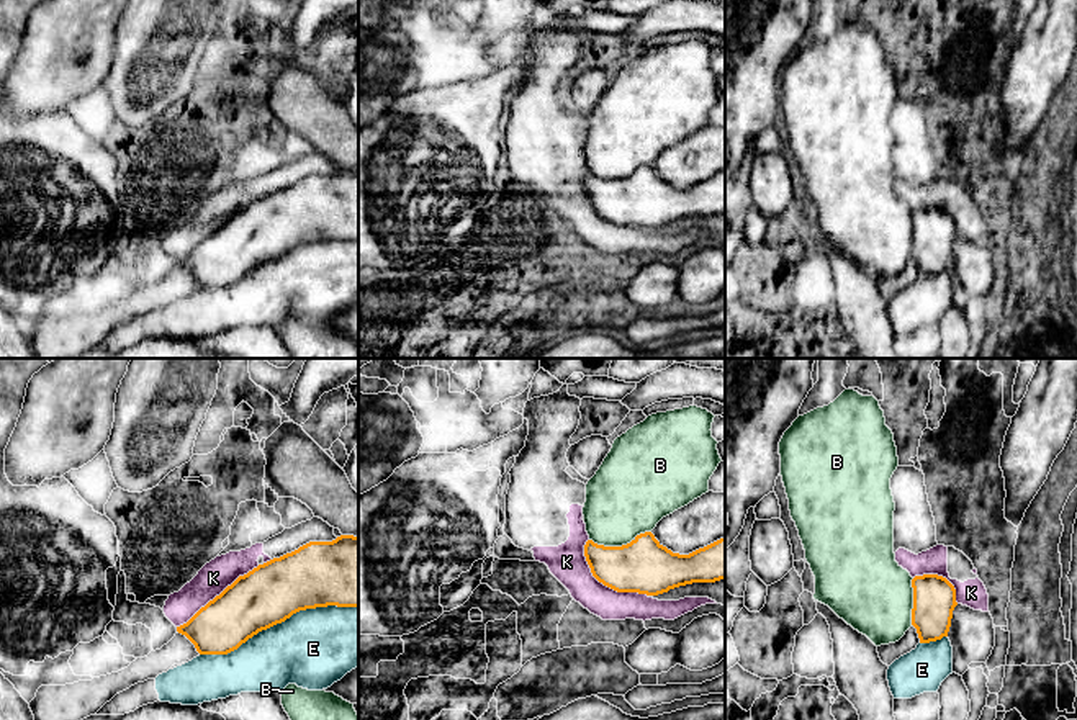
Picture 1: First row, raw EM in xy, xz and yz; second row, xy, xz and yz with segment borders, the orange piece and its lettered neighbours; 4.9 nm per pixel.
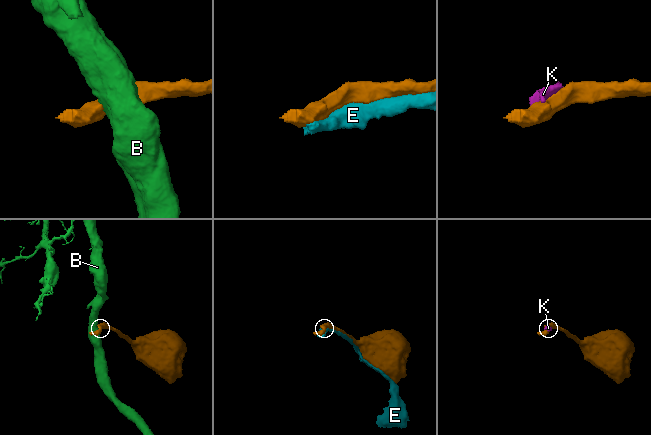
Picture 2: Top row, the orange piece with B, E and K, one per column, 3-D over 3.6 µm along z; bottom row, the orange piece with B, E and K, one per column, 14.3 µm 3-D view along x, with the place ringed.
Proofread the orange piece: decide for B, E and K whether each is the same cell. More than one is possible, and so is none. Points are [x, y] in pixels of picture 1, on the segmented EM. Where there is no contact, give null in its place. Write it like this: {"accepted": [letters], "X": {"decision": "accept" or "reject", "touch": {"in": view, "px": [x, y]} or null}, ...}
{"accepted": [], "B": {"decision": "reject", "touch": {"in": "xz", "px": [619, 547]}}, "E": {"decision": "reject", "touch": {"in": "xy", "px": [279, 622]}}, "K": {"decision": "reject", "touch": {"in": "xz", "px": [604, 584]}}}

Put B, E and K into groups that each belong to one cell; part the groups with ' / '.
B / E / K

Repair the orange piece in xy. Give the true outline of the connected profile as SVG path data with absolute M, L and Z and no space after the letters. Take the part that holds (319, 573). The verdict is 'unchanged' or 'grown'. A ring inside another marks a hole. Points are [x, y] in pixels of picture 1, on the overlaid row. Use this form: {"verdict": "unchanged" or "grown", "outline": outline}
{"verdict": "unchanged", "outline": "M358 537L309 542L239 576L219 596L177 627L200 655L228 655L262 630L316 607L358 607Z"}

